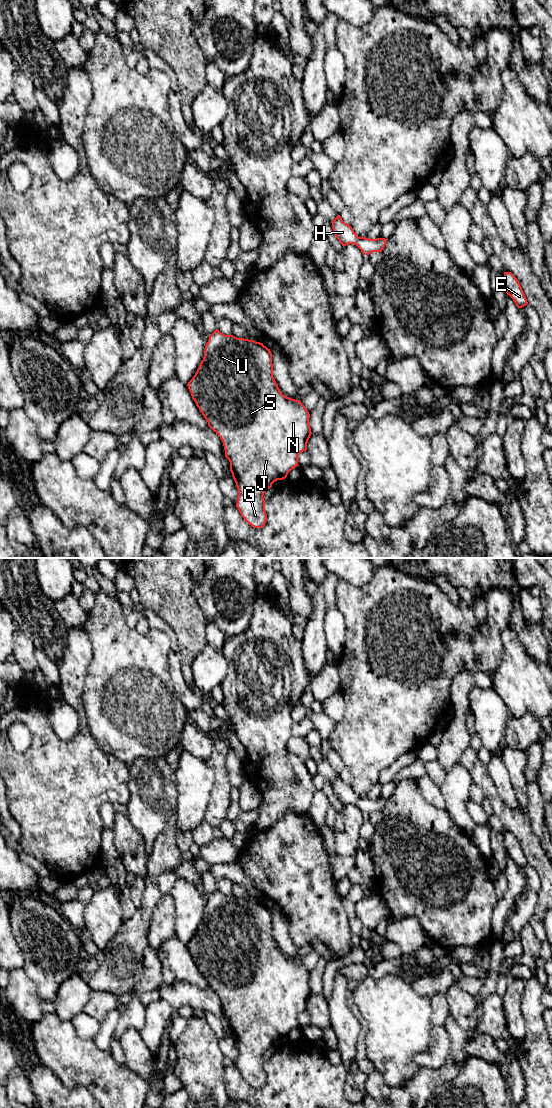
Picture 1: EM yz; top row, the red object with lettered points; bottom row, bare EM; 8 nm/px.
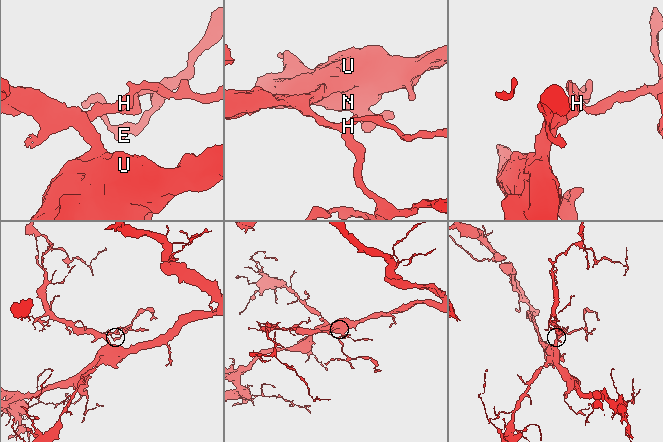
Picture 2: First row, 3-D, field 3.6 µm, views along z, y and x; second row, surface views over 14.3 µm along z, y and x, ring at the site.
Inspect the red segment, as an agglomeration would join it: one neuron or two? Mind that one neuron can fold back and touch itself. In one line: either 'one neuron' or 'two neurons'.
one neuron

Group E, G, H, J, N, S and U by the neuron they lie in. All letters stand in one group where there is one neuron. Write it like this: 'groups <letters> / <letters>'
groups E G H J N S U

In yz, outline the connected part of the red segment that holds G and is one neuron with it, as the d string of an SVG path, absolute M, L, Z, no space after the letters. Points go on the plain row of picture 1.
M216 889L208 899L205 905L204 917L201 921L195 935L187 944L191 953L192 959L195 961L196 966L208 982L208 986L218 994L223 1002L225 1017L230 1022L230 1031L238 1049L238 1057L236 1067L238 1068L244 1080L254 1088L262 1088L267 1080L265 1071L264 1053L272 1047L272 1044L277 1040L283 1040L287 1037L288 1033L298 1025L298 1015L307 1010L307 1003L312 994L309 985L310 974L300 960L295 960L286 957L282 954L278 945L273 937L273 924L272 913L270 909L263 905L263 903L254 900L237 898L233 895L225 895Z

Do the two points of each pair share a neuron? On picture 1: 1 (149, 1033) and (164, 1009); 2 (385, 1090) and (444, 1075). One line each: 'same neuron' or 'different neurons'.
1: same neuron
2: same neuron

